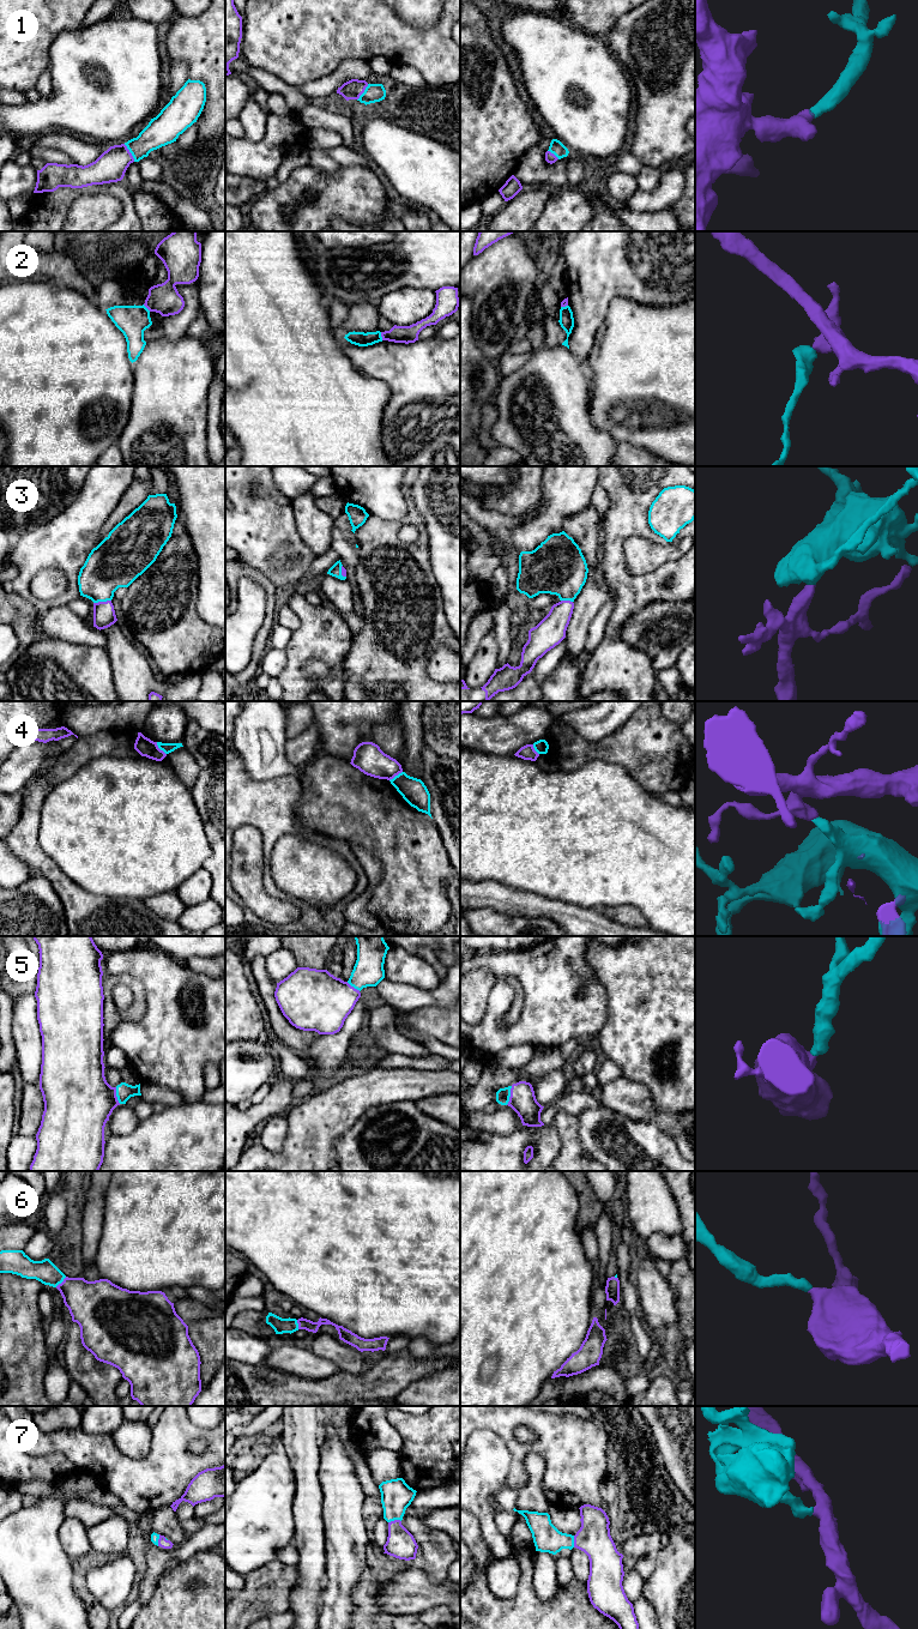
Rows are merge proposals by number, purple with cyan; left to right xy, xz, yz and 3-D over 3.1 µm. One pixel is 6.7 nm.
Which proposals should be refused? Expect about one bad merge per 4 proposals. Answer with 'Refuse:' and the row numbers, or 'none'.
Refuse: 2, 4

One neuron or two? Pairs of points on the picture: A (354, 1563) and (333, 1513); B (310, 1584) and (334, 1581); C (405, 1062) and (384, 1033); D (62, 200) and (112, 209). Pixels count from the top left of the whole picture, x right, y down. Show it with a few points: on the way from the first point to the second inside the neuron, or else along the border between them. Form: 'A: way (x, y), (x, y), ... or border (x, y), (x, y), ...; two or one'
A: way (346, 1551), (343, 1525); one
B: border (326, 1554), (326, 1582), (321, 1594), (320, 1610); two
C: border (390, 1053), (420, 1057), (427, 1056); two
D: border (100, 192), (80, 194), (72, 204), (66, 218); two

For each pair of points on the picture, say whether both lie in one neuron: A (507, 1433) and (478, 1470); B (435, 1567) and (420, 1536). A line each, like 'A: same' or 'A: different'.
A: different
B: same

